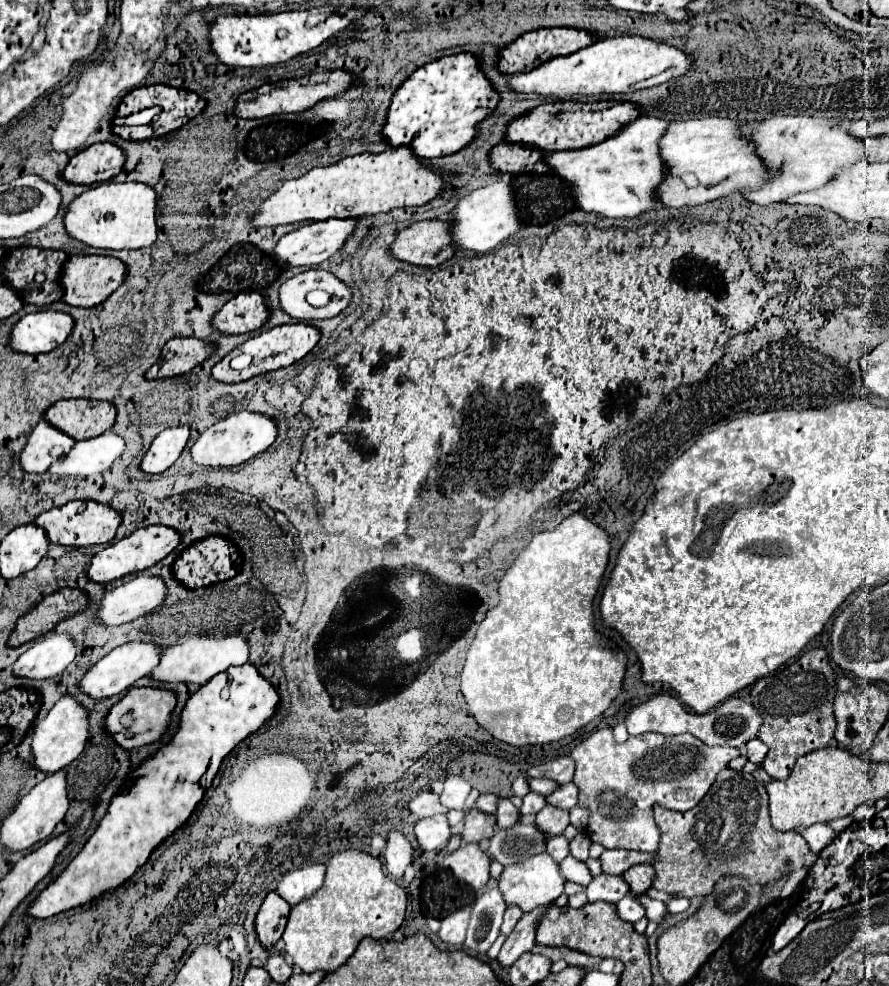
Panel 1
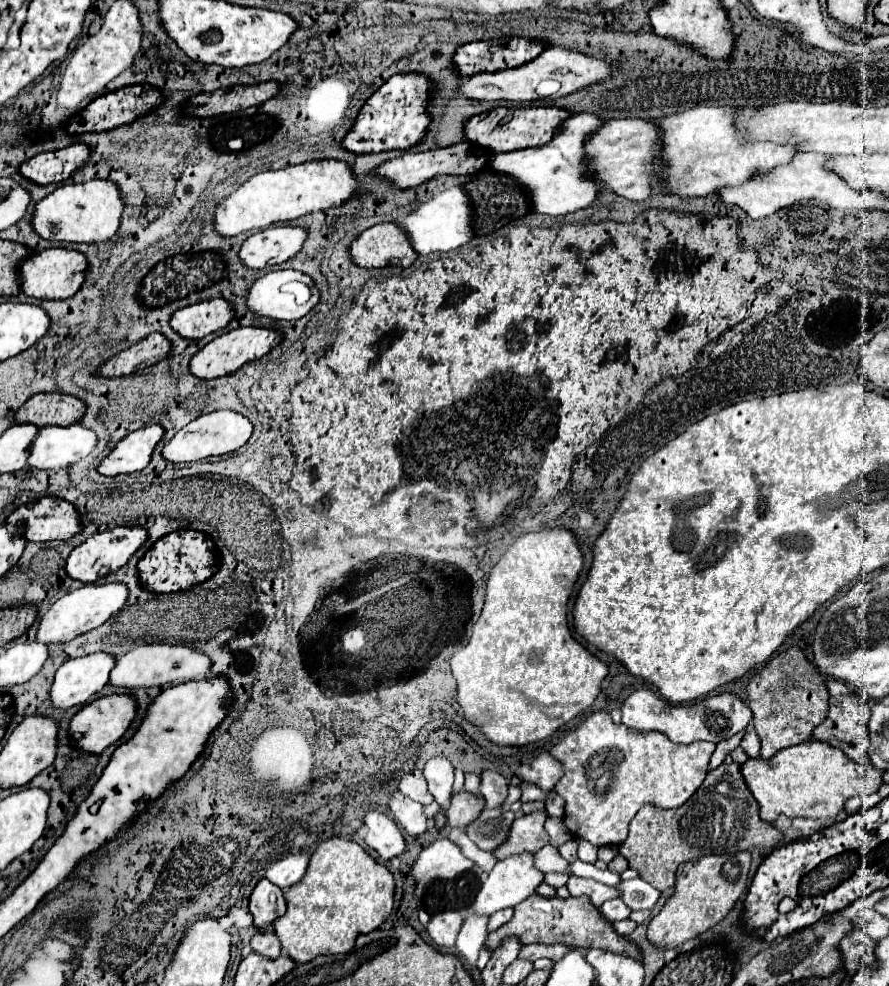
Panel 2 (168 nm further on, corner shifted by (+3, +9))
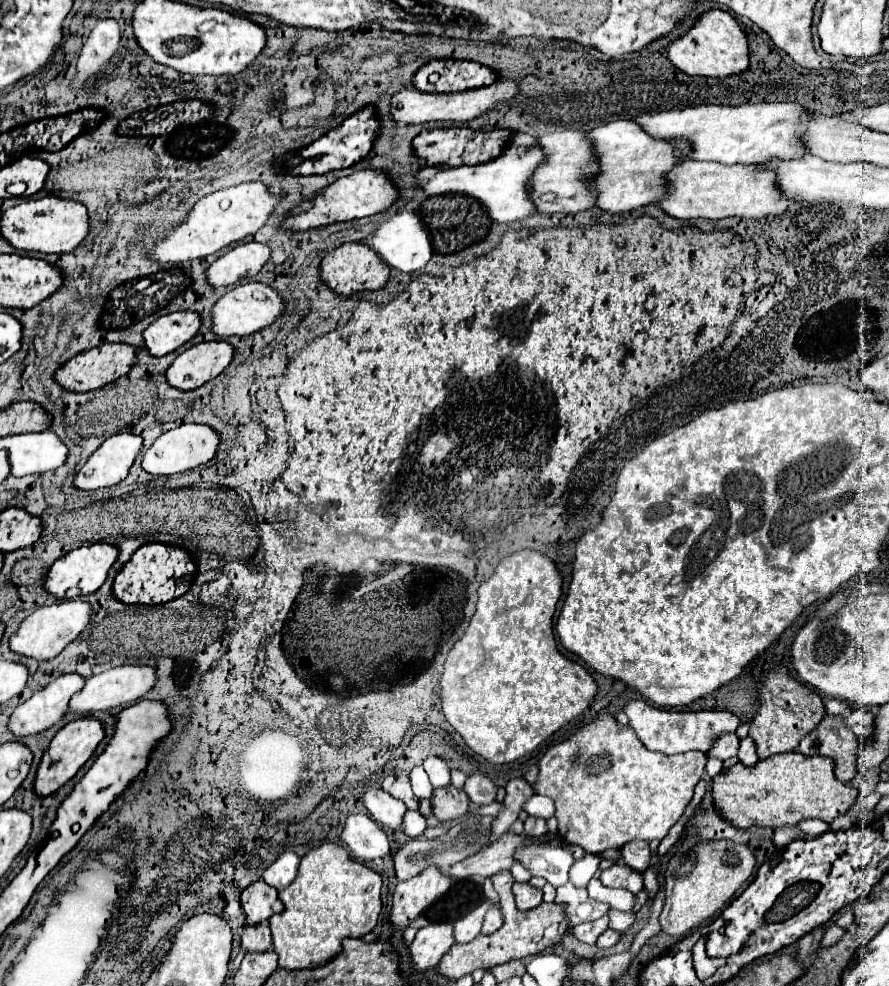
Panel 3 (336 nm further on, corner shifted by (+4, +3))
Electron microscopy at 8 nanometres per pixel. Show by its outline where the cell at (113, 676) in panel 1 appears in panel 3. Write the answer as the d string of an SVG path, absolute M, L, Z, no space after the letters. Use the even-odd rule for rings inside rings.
M60 675L48 687L36 691L28 701L14 709L8 721L8 731L16 739L46 731L64 717L70 697L82 687L84 679L80 675Z

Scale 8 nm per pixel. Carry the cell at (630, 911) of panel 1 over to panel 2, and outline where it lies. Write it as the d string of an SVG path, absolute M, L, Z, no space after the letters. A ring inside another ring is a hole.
M617 897L617 899L605 901L605 903L601 905L601 915L603 915L607 921L615 923L615 921L627 919L627 917L631 915L631 909L625 905L625 901L623 901L621 897Z

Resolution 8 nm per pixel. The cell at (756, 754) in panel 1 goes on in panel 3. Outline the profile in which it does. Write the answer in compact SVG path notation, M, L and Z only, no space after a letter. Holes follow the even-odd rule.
M746 737L744 741L740 741L740 749L738 749L738 759L744 763L744 765L756 765L760 759L758 759L758 753L756 753L756 745L750 737Z

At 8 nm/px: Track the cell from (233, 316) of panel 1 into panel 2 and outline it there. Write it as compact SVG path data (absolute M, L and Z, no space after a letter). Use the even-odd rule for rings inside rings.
M209 299L175 311L171 327L187 339L201 339L213 331L225 329L233 317L235 309L231 303L225 303L225 299Z

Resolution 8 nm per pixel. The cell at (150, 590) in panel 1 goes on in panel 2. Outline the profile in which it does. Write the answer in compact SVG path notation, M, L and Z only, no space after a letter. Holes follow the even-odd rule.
M89 583L81 589L75 589L55 601L49 611L41 617L39 631L37 631L37 641L41 643L65 643L75 639L77 635L83 635L99 625L103 625L109 617L121 611L121 607L129 599L129 589L123 583Z

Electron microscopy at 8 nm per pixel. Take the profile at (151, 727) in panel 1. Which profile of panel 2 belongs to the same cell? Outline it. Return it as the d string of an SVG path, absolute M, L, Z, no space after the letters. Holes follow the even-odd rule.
M113 693L113 695L107 695L107 697L101 697L89 705L85 705L73 719L71 719L71 735L79 733L81 739L79 739L79 747L83 751L89 751L89 753L103 753L109 745L113 745L115 741L119 741L127 729L131 727L133 719L135 719L135 713L137 713L137 699L133 695L127 695L127 693Z

